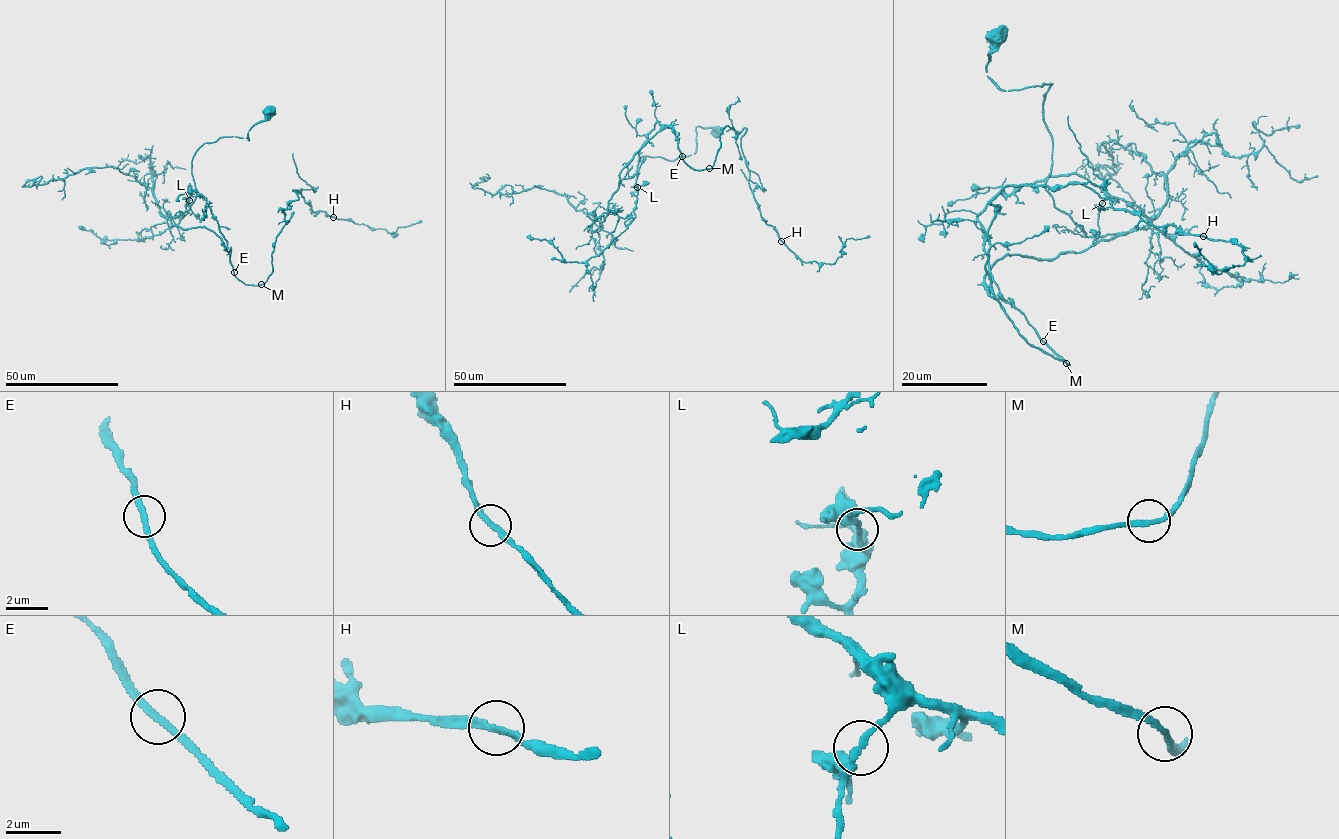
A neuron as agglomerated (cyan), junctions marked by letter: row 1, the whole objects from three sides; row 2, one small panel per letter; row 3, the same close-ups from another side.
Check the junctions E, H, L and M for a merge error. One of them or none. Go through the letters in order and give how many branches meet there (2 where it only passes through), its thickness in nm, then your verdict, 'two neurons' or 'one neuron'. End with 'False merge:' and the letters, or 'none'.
E: 2 branches meet; 240 nm thick; one neuron
H: 2 branches meet; 220 nm thick; one neuron
L: 2 branches meet; 200 nm thick; one neuron
M: 2 branches meet; 220 nm thick; one neuron
False merge: none

